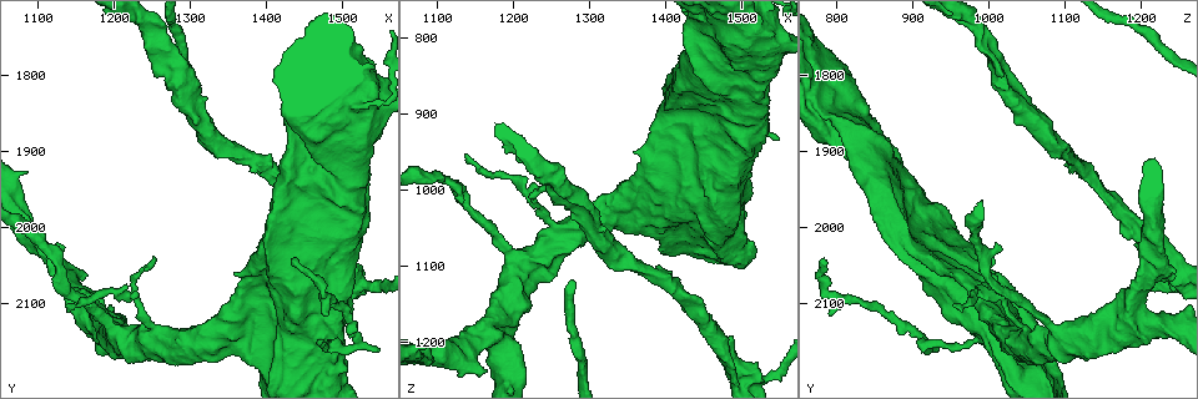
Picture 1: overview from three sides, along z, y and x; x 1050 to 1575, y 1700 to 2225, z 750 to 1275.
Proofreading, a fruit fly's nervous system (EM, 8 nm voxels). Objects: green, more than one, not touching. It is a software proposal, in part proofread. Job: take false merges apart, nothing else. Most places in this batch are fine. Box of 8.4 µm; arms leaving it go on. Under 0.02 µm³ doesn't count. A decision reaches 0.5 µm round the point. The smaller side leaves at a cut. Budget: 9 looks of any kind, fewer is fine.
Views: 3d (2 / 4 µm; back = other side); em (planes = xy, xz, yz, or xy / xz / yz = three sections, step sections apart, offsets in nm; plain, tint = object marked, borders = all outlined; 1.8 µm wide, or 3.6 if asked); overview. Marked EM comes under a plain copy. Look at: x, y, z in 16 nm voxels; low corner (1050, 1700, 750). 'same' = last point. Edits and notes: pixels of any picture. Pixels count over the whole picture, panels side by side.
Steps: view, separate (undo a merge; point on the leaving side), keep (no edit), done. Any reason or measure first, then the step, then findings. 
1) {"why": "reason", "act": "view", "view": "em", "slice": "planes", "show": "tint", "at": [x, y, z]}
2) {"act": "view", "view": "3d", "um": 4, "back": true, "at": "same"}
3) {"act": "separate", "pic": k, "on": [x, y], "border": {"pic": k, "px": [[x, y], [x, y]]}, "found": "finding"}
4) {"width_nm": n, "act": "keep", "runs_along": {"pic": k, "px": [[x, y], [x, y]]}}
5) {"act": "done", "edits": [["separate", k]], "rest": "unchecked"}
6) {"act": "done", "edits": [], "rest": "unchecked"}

{"act": "view", "view": "em", "slice": "planes", "show": "tint", "at": [1540, 2075, 1245]}

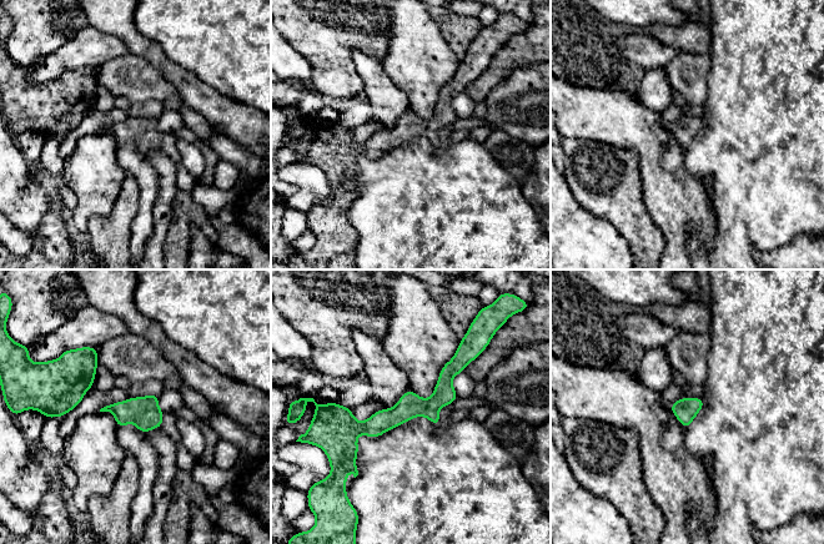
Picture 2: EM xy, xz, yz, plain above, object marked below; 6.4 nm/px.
{"act": "keep", "runs_along": {"pic": 2, "px": [[466, 359], [427, 407], [373, 427], [336, 416]]}, "found": "continuous, no second cell"}

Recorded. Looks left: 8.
{"why": "thick turns thin", "act": "view", "view": "3d", "um": 4, "back": true, "at": [1185, 2125, 1170]}

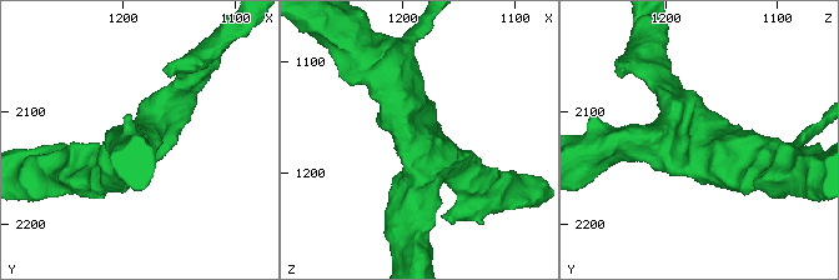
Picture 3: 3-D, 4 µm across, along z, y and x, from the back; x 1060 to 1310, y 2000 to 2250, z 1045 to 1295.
{"why": "need the tissue", "act": "view", "view": "em", "slice": "yz", "step": 16, "show": "tint", "at": [1182, 2122, 1168]}

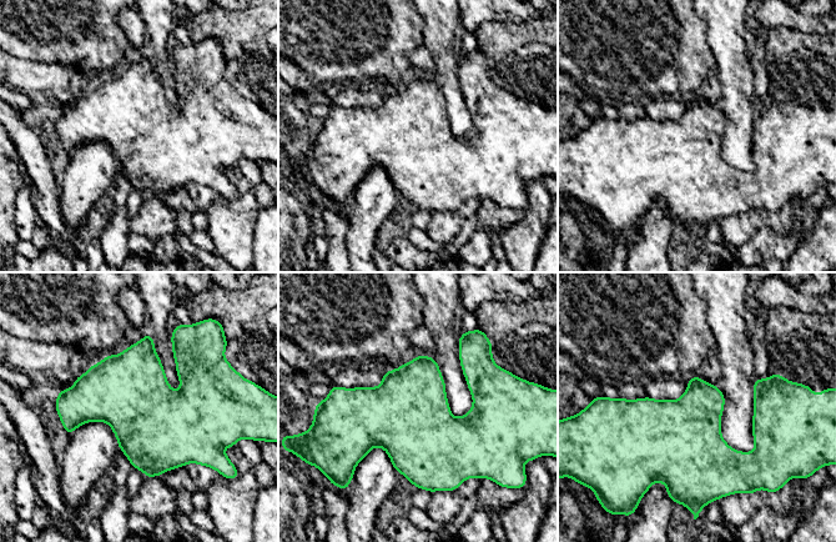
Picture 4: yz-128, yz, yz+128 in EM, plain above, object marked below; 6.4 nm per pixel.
{"width_nm": 380, "act": "keep", "found": "all the same cell"}

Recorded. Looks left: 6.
{"why": "closes a loop", "act": "view", "view": "em", "um": 3.6, "slice": "yz", "step": 4, "show": "tint", "at": [1455, 1925, 850]}

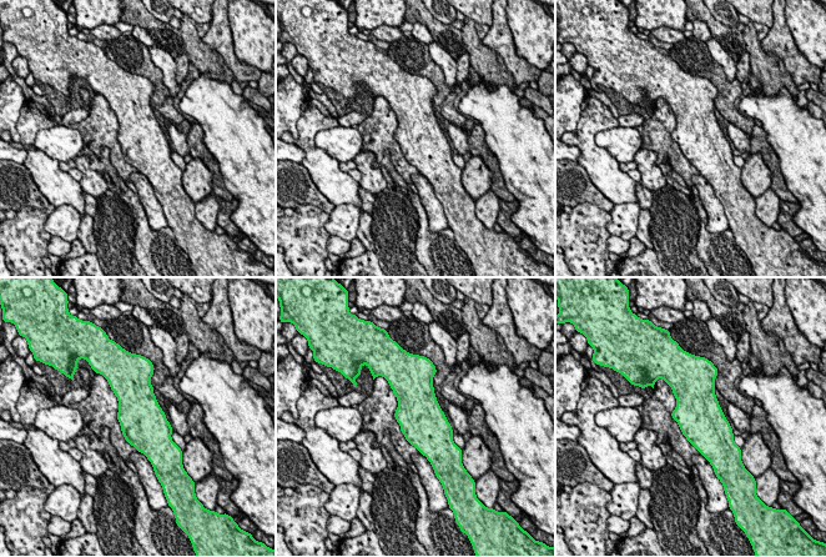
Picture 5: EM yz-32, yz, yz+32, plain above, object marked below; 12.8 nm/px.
{"act": "keep", "found": "all the same cell"}

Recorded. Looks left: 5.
{"why": "sharp bend", "act": "view", "view": "em", "um": 3.6, "slice": "planes", "show": "tint", "at": [1475, 2155, 970]}

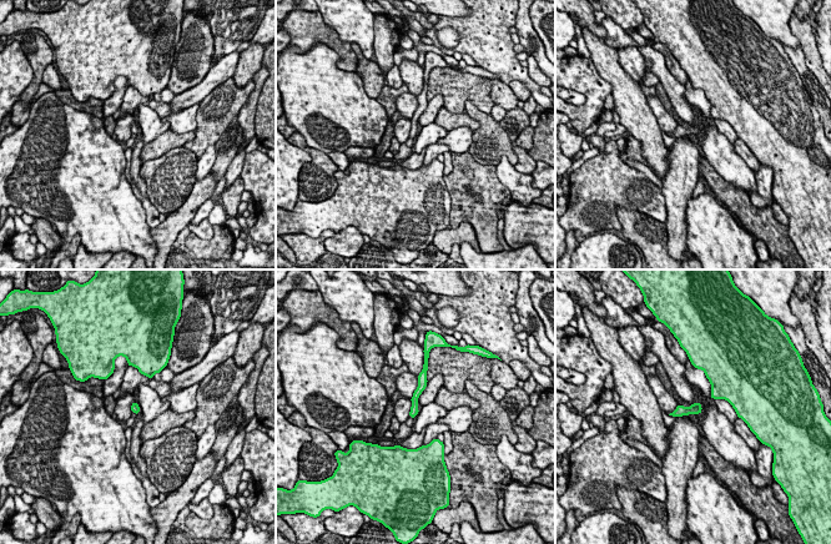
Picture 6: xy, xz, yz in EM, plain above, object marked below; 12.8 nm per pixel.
{"act": "keep", "runs_along": {"pic": 6, "px": [[423, 374], [412, 414]]}, "found": "one cell here"}

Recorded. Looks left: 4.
{"act": "done", "edits": [], "rest": "unchecked"}

